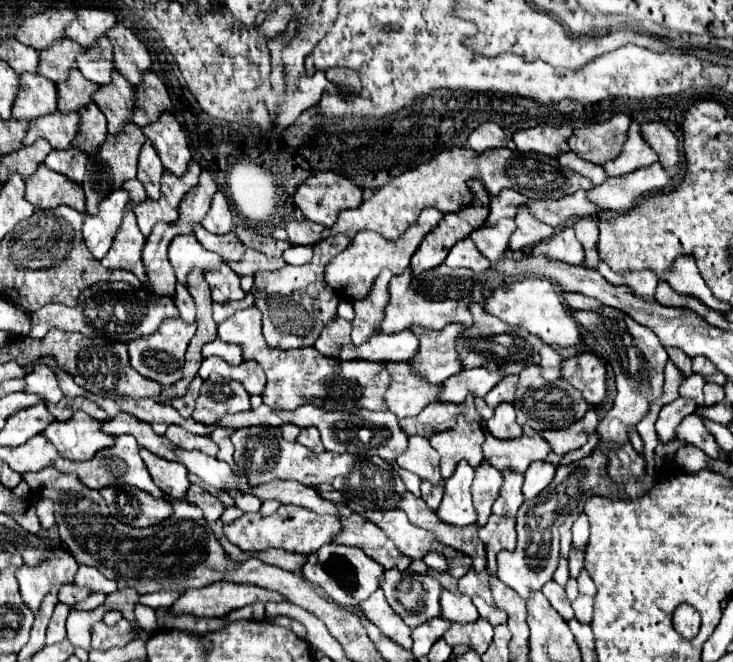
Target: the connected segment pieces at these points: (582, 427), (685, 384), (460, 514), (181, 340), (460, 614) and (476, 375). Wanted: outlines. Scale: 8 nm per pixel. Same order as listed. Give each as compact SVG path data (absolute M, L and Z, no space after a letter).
M590 409L574 425L564 427L564 429L556 429L556 431L542 431L540 435L552 447L552 451L556 455L566 455L566 453L570 453L574 449L580 449L586 443L588 435L592 431L596 431L598 421L600 421L600 413L596 409Z
M692 375L688 379L682 381L679 388L679 394L684 398L696 399L696 403L702 407L704 405L704 395L702 395L702 387L704 387L704 379L700 375Z
M460 461L454 475L446 481L444 499L436 511L442 523L450 525L470 525L476 523L476 511L472 507L470 485L474 479L474 469L468 461Z
M176 317L164 319L156 333L140 337L140 375L160 385L180 381L184 353L194 333L196 325L188 325Z
M442 591L440 603L442 603L442 619L450 623L472 623L480 617L470 597L464 597L460 593Z
M470 369L460 371L458 375L452 375L448 381L444 381L438 401L442 403L464 403L468 393L474 397L484 397L500 379L504 373L492 373L488 369Z

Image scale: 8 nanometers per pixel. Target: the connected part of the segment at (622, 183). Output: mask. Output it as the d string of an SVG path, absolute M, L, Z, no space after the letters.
M654 163L620 177L608 177L602 185L596 185L586 195L588 201L598 205L600 209L624 213L632 209L634 201L640 199L640 195L654 189L664 189L666 185L670 185L668 173L664 173L662 165Z

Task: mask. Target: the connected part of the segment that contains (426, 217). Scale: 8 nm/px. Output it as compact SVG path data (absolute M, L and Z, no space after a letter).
M432 207L424 209L420 213L418 223L412 225L412 229L404 231L394 241L388 241L388 239L384 239L372 231L360 231L354 237L354 241L336 259L332 259L328 263L328 269L324 271L326 283L338 293L342 293L342 295L346 293L346 297L350 297L350 299L364 299L368 295L368 289L372 287L372 283L376 281L376 277L382 269L390 269L394 275L400 275L410 267L410 257L414 255L414 251L418 249L418 245L426 237L426 233L430 233L438 225L440 217L442 217L440 211L436 211Z

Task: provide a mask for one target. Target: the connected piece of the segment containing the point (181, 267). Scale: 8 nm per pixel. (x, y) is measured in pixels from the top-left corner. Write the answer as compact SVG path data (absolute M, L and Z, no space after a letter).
M178 235L172 239L170 247L168 247L168 257L170 263L176 271L176 277L180 283L186 283L188 271L192 267L200 267L200 269L214 269L216 265L220 265L220 257L212 251L206 251L196 237L190 235Z

